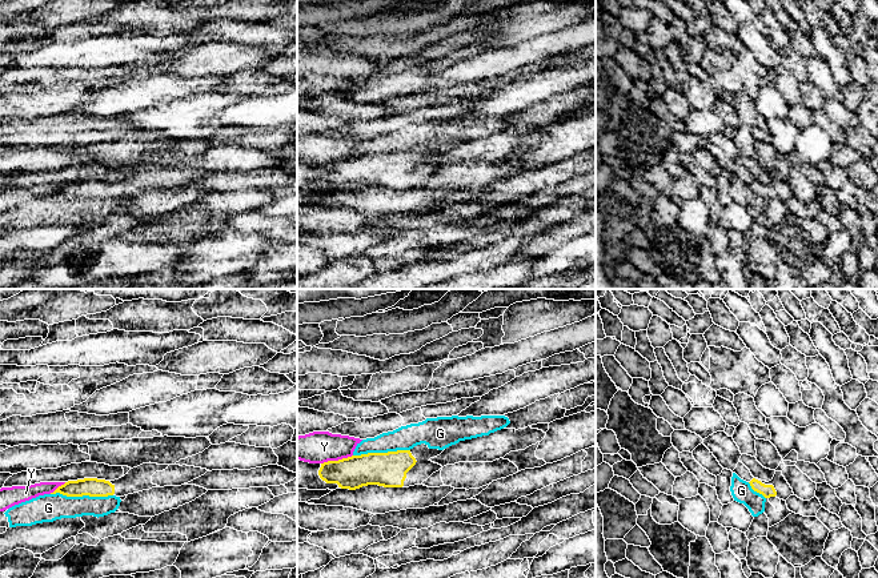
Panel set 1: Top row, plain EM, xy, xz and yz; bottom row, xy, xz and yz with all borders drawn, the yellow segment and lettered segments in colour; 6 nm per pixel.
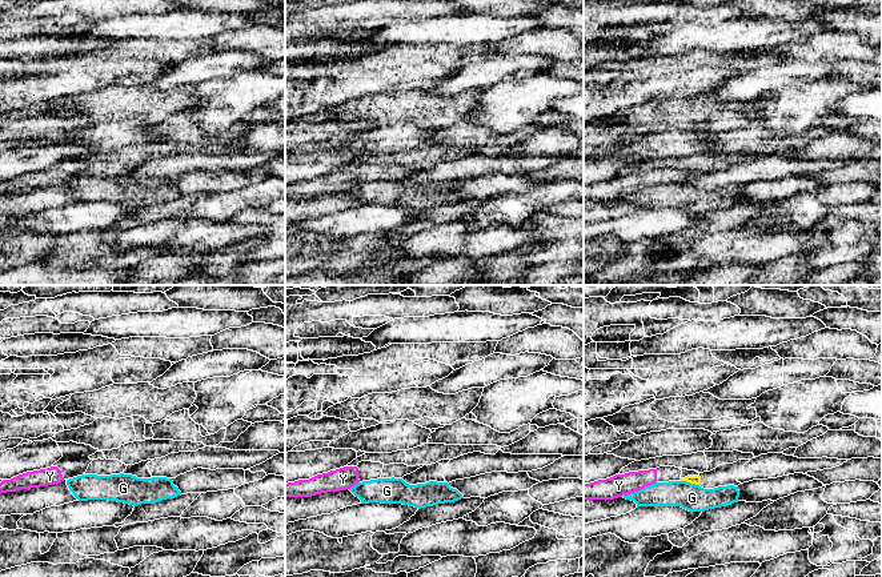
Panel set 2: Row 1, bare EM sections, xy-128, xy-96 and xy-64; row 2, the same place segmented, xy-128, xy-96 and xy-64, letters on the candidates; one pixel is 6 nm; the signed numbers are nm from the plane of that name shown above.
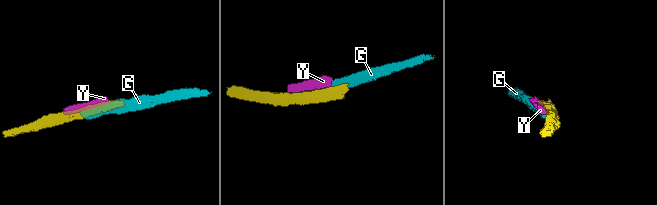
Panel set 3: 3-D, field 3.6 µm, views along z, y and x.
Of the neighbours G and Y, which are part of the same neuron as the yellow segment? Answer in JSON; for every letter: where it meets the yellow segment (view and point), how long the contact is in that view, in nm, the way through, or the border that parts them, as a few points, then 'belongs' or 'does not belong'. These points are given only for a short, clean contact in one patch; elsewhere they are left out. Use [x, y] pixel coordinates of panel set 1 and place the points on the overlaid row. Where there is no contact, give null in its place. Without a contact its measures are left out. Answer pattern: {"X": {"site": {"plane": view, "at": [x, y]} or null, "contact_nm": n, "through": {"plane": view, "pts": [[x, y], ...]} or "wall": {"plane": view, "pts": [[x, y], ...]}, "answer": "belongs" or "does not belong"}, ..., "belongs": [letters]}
{"G": {"site": {"plane": "xy", "at": [81, 496]}, "contact_nm": 380, "answer": "does not belong"}, "Y": {"site": {"plane": "xz", "at": [336, 461]}, "contact_nm": 200, "answer": "does not belong"}, "belongs": []}

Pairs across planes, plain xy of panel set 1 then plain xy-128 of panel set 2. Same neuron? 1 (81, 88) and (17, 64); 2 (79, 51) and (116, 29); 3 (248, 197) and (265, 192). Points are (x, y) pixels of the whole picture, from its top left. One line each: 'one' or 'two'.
1: one
2: one
3: one

